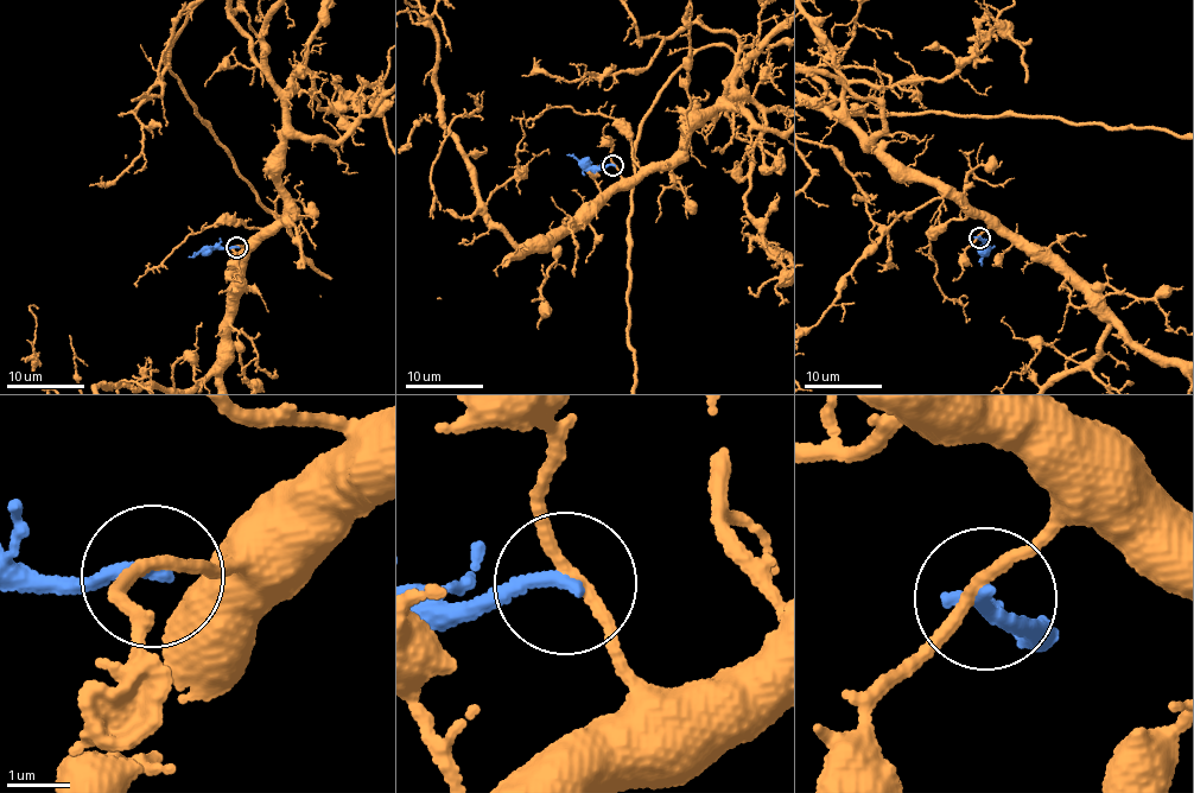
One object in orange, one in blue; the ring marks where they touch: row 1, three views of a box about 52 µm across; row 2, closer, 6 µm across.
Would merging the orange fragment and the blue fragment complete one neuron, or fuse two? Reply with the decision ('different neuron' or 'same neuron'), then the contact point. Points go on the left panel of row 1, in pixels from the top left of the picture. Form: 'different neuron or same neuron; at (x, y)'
different neuron; at (236, 247)

